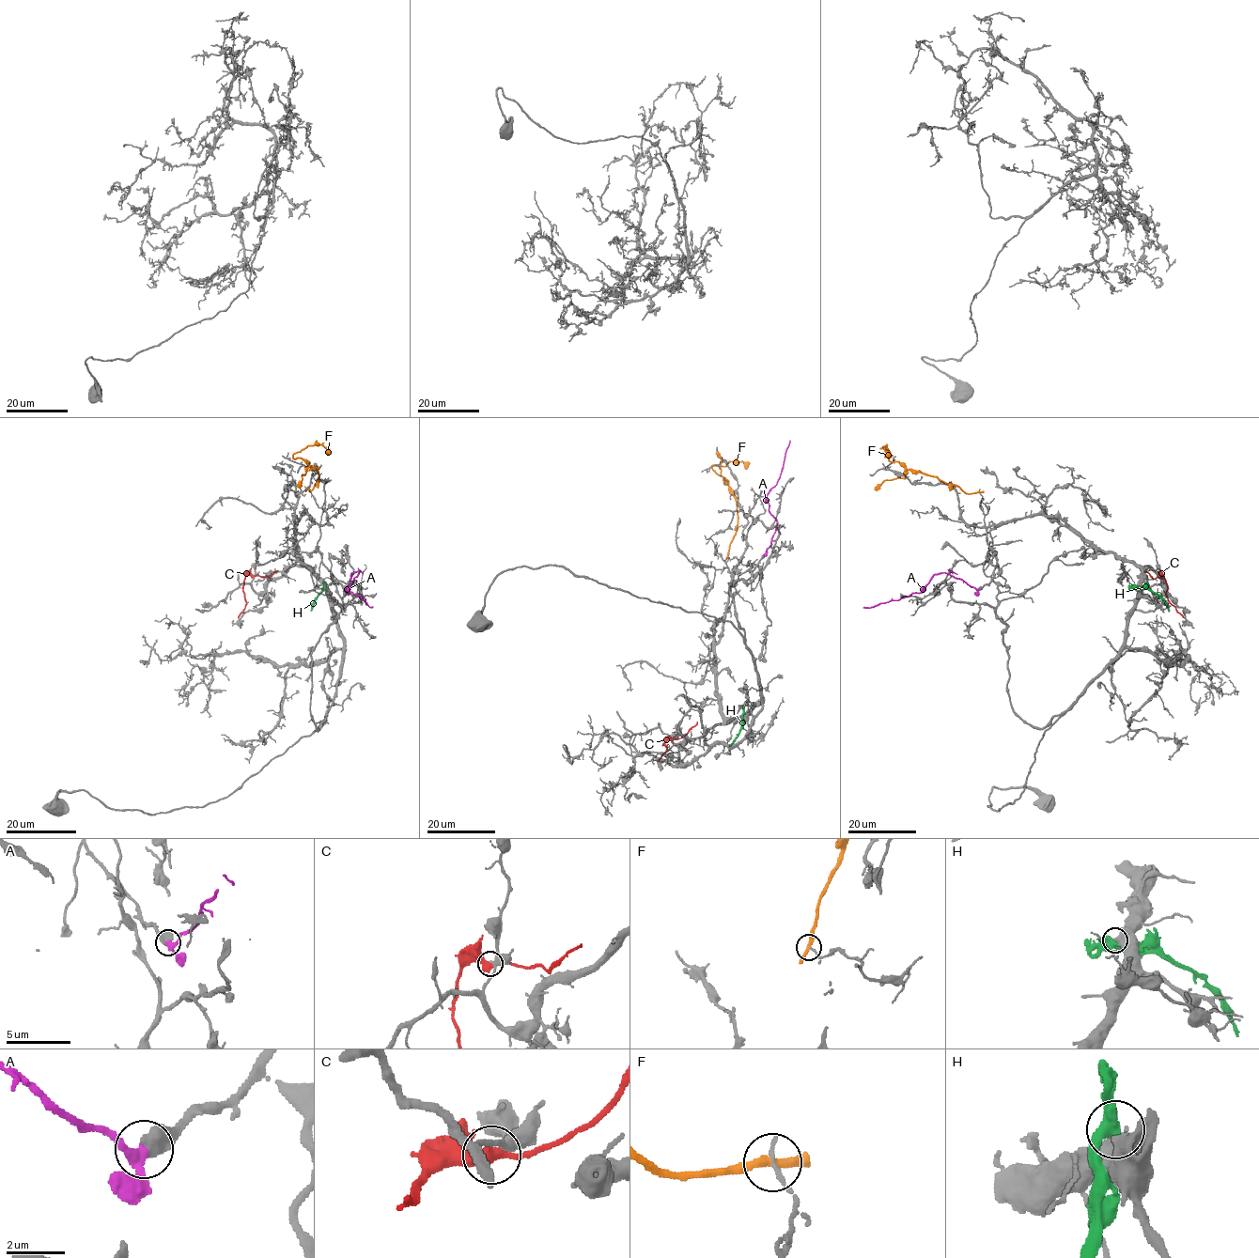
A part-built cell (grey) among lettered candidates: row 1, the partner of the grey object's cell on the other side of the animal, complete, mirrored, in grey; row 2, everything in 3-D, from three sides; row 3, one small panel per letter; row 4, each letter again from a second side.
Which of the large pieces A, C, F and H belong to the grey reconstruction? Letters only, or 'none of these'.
A

